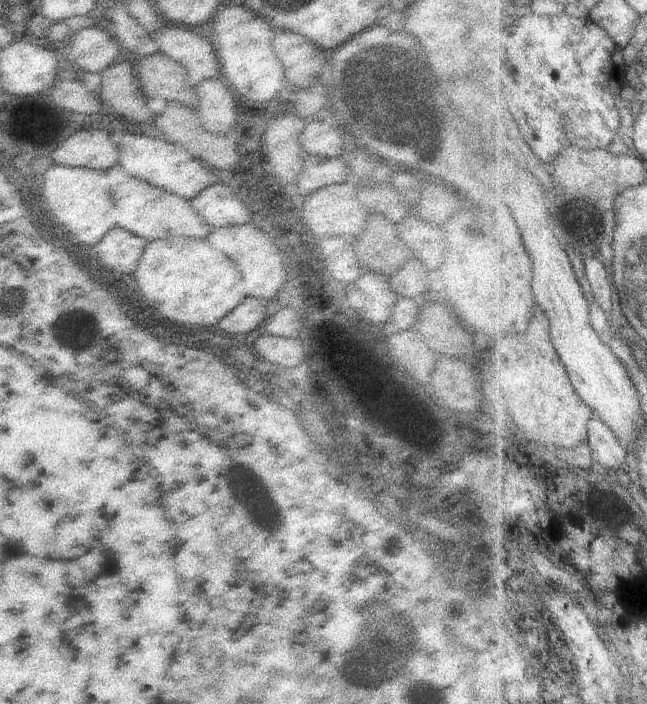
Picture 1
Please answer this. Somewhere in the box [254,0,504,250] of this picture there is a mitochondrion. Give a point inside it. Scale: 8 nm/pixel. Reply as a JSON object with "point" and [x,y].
{"point":[396,104]}

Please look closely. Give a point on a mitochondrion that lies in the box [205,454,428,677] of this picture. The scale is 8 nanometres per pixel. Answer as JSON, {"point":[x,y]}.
{"point":[246,482]}

